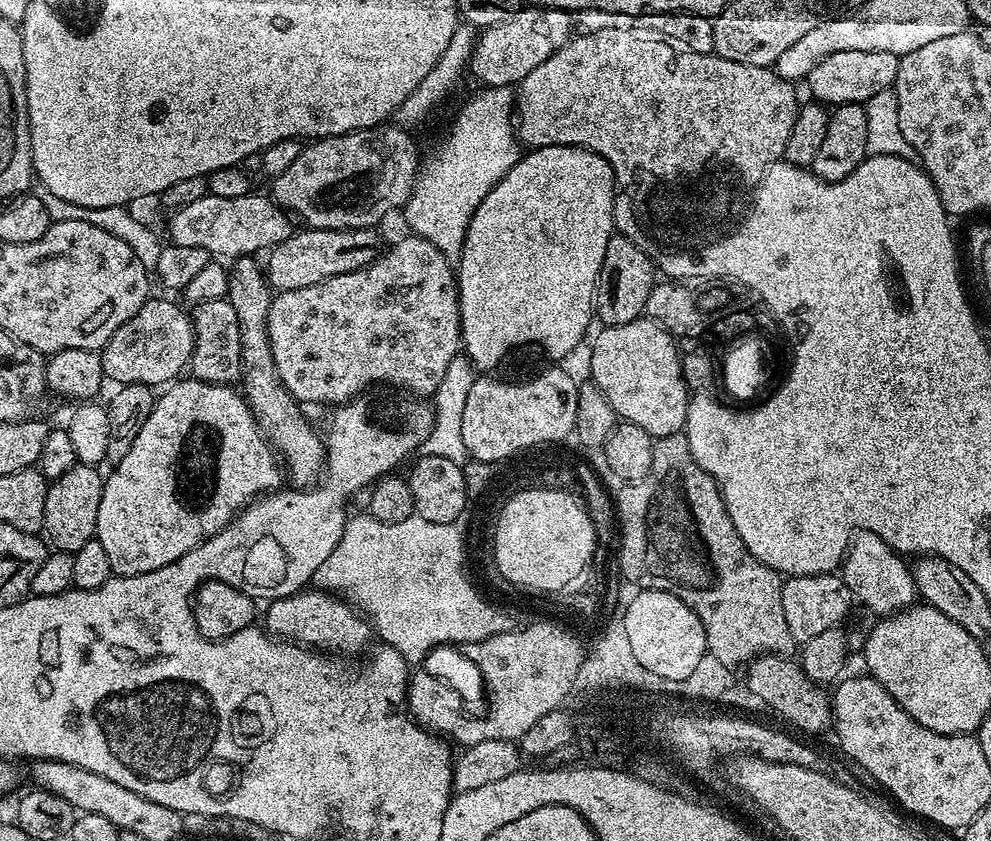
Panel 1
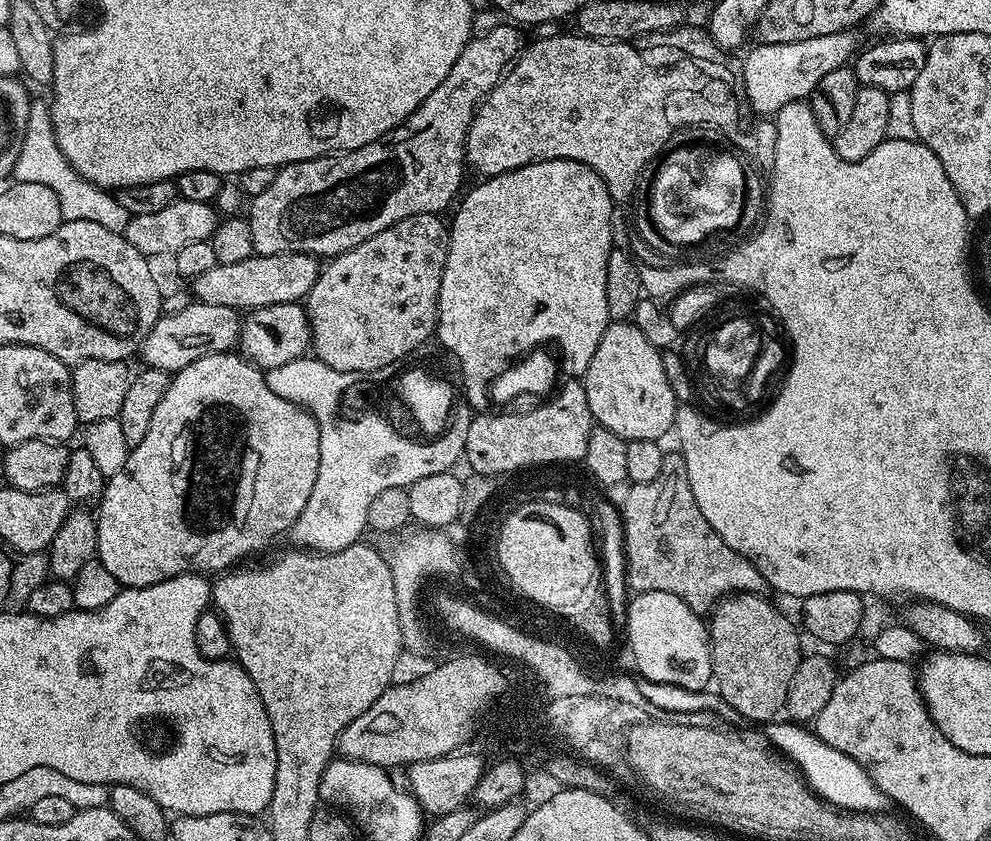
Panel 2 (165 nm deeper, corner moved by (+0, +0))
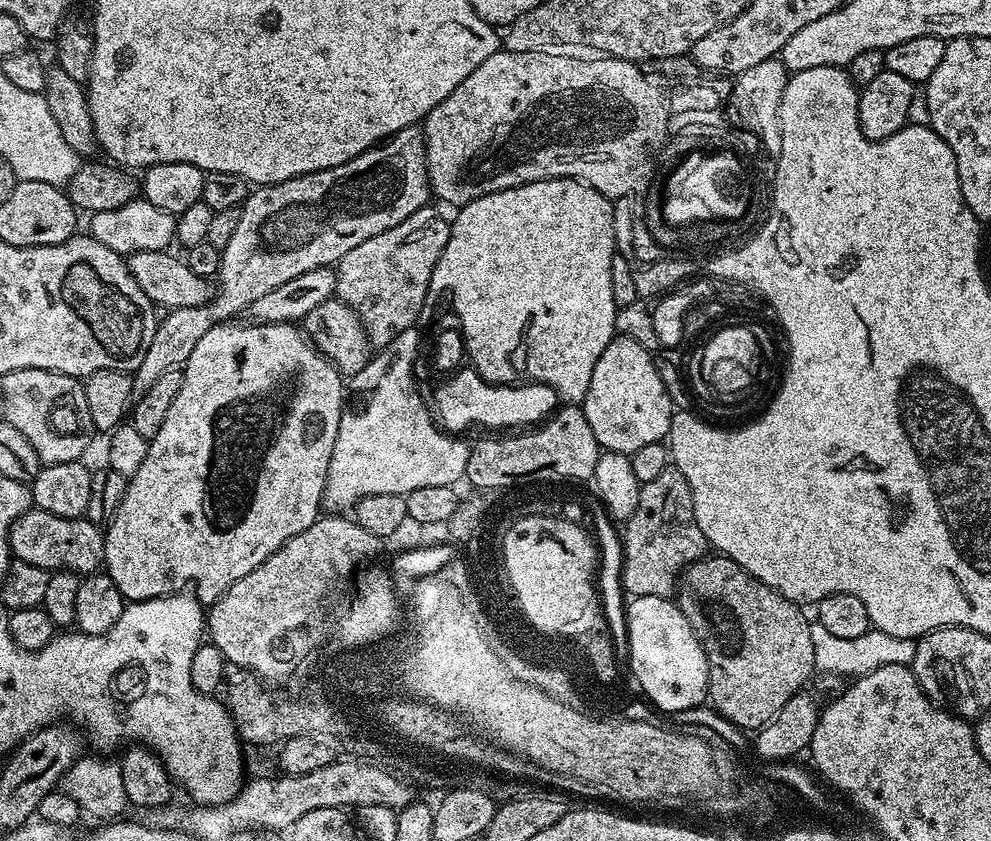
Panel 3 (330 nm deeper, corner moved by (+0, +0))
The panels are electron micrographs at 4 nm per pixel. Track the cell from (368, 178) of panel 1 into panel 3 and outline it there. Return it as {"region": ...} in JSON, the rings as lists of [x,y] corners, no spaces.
{"region":[[[416,126],[395,132],[383,144],[358,154],[358,158],[350,162],[342,162],[342,166],[302,174],[286,182],[266,184],[249,191],[247,200],[240,208],[238,226],[220,253],[218,291],[202,306],[171,309],[166,322],[156,325],[154,339],[142,358],[142,366],[138,366],[132,376],[133,389],[137,393],[150,390],[150,386],[154,386],[154,382],[158,382],[166,370],[183,369],[198,338],[202,338],[206,330],[231,321],[235,312],[249,309],[251,304],[258,302],[258,298],[262,298],[262,294],[270,294],[270,290],[282,286],[282,282],[290,282],[290,278],[298,278],[298,274],[306,274],[306,270],[339,264],[343,256],[354,250],[354,246],[366,242],[366,238],[374,238],[374,234],[382,234],[382,230],[390,230],[406,222],[410,214],[425,207],[429,200],[424,133]]]}

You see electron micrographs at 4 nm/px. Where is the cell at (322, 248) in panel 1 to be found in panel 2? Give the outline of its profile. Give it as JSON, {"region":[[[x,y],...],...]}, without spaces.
{"region":[[[254,254],[242,262],[217,263],[210,270],[206,270],[206,274],[191,277],[190,292],[199,303],[230,306],[237,310],[269,308],[275,304],[295,304],[307,297],[314,282],[320,277],[321,267],[321,261],[310,254]]]}

